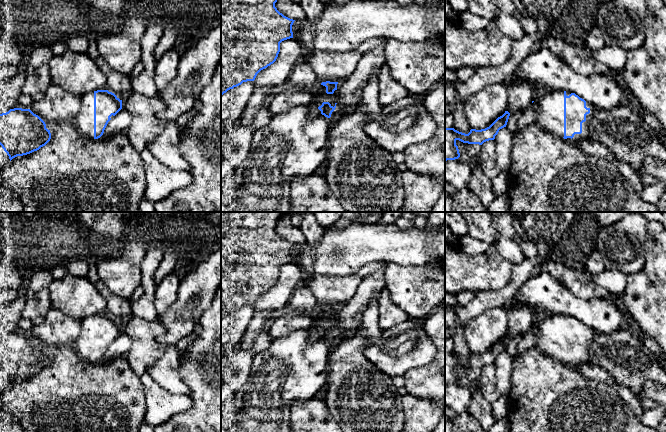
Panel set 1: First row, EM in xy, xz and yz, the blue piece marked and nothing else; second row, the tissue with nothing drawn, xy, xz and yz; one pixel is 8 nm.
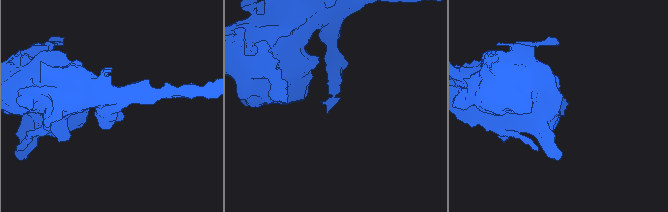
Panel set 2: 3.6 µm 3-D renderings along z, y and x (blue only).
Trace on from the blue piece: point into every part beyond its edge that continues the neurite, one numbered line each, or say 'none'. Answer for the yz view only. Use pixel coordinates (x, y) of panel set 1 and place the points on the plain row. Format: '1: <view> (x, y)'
1: yz (549, 328)

